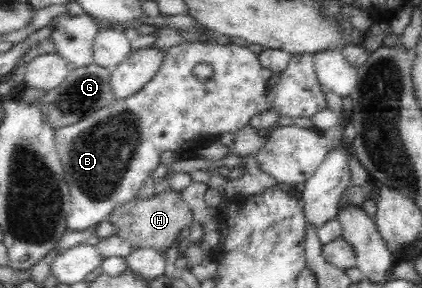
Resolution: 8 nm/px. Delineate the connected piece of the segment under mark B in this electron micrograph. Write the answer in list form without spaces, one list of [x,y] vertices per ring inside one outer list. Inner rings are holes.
[[[183,41],[180,45],[166,49],[161,68],[142,90],[128,98],[113,101],[80,122],[57,129],[55,145],[72,198],[66,217],[67,229],[83,231],[95,227],[108,220],[118,206],[135,199],[145,178],[158,168],[161,154],[166,151],[191,152],[217,140],[223,133],[234,135],[263,110],[275,109],[279,111],[279,115],[295,120],[300,117],[312,118],[328,106],[322,84],[315,74],[313,53],[292,55],[287,68],[282,72],[281,82],[273,87],[268,87],[268,81],[272,78],[271,71],[261,67],[257,56],[247,47],[234,43],[221,45]],[[201,63],[213,67],[211,78],[199,80],[195,77],[193,68]]]

